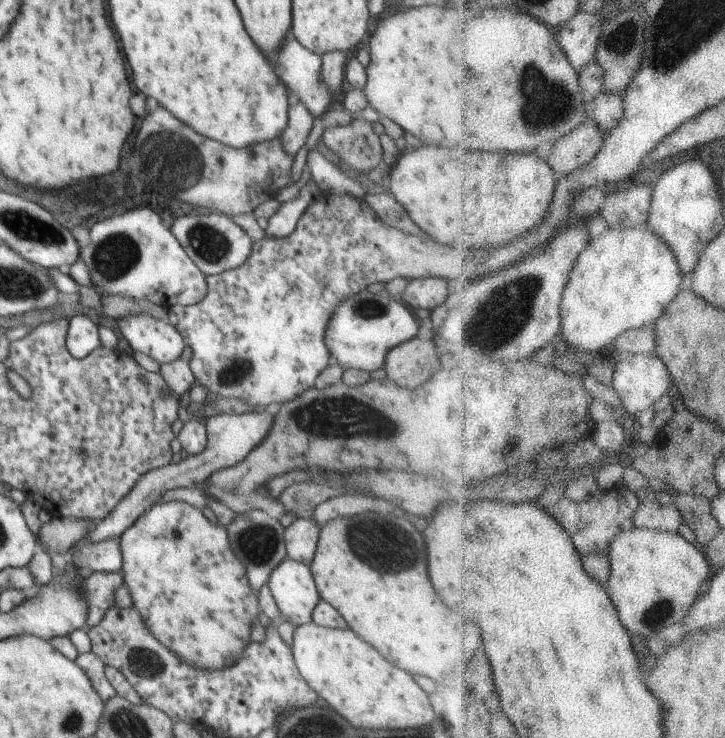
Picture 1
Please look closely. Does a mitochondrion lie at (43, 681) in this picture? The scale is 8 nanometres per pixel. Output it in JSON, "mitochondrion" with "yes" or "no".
{"mitochondrion":"no"}

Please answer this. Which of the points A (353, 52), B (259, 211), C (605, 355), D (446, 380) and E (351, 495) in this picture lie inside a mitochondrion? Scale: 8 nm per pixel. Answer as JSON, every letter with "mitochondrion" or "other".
{"A":"other","B":"other","C":"other","D":"other","E":"other"}

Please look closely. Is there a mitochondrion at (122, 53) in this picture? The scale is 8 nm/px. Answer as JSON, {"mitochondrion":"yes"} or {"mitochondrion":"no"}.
{"mitochondrion":"no"}

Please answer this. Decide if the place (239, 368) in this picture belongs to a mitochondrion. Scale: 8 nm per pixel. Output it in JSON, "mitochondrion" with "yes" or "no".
{"mitochondrion":"yes"}

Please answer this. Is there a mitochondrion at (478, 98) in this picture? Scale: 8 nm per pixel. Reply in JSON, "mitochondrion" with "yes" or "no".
{"mitochondrion":"no"}

